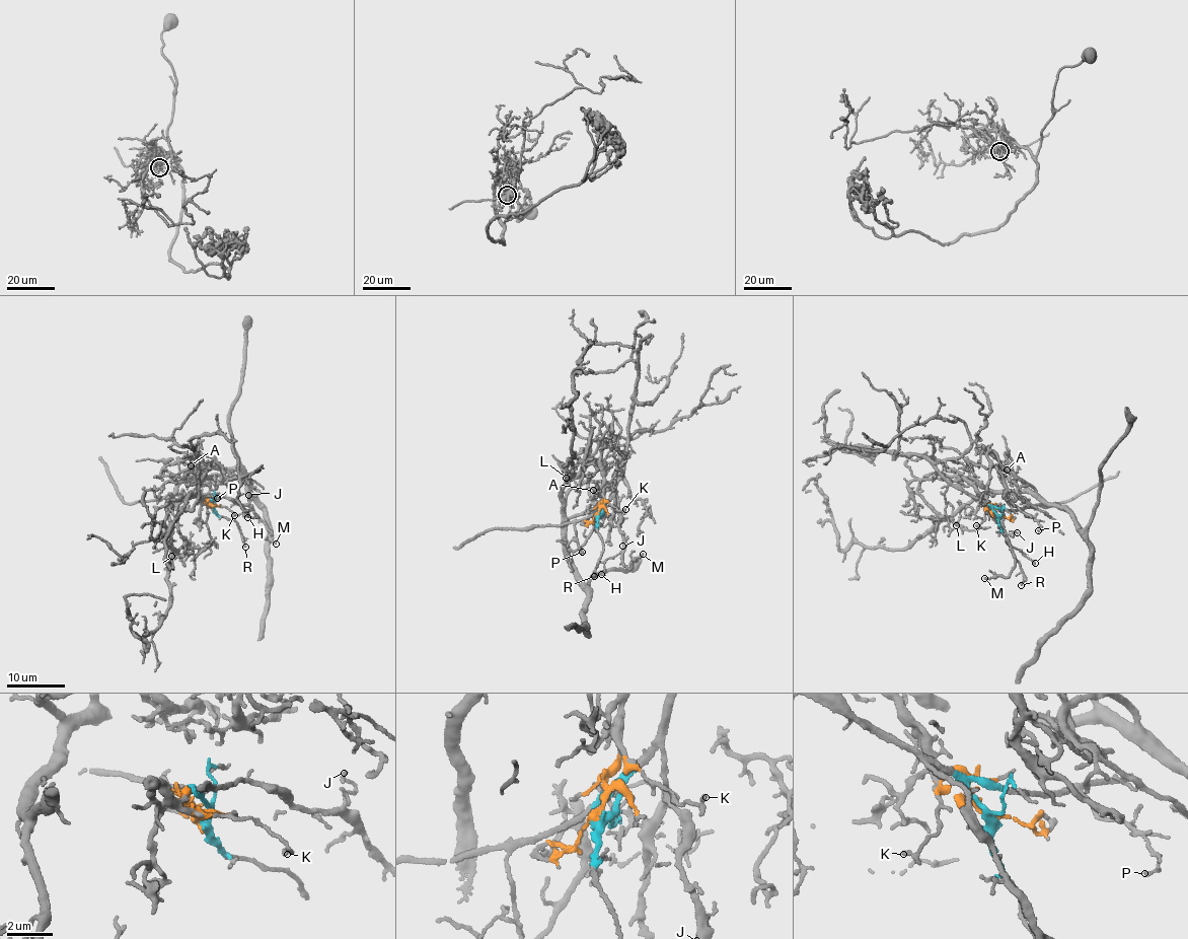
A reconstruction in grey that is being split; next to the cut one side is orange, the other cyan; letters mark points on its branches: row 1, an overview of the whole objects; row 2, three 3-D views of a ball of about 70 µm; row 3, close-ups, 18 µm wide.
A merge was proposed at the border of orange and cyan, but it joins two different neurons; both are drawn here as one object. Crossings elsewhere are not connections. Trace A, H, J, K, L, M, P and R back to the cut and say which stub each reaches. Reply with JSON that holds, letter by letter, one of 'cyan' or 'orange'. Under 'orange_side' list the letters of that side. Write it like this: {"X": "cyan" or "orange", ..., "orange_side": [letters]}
{"A": "orange", "H": "cyan", "J": "cyan", "K": "orange", "L": "orange", "M": "cyan", "P": "cyan", "R": "cyan", "orange_side": ["A", "K", "L"]}

